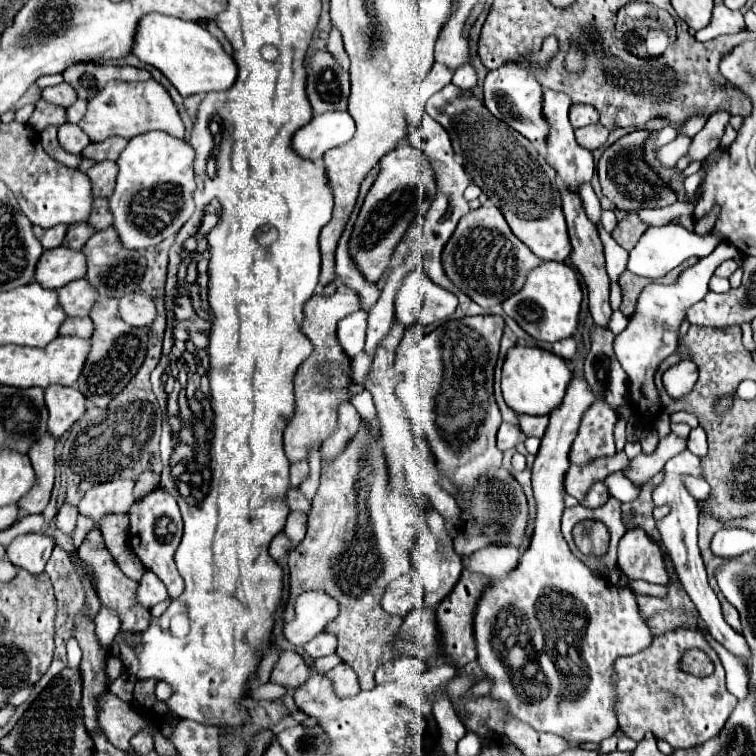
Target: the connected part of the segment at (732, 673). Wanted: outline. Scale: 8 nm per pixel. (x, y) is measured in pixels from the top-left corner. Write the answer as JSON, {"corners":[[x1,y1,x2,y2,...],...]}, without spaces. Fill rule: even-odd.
{"corners":[[701,629,701,631,704,633,704,637,706,637,711,647,716,649,716,653,720,655,720,659,722,659,722,665,724,665,726,673,726,687,728,691,734,693,734,695,738,697,738,700,742,699,744,695,748,694,748,667,743,663,742,659,736,659,736,655,732,655,728,649,724,649,706,629],[732,681,734,681,734,685,732,685]]}

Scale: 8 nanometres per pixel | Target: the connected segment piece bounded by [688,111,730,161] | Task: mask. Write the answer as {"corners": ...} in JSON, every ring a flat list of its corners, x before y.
{"corners":[[716,111,716,115,712,115,708,119,704,129,700,133,696,133,692,139,692,145,688,151,692,161,704,161,712,151,716,151,720,147,720,139,724,135,728,121,730,121,728,111]]}

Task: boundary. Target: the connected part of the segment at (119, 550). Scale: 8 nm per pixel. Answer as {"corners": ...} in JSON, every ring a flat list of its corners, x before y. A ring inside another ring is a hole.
{"corners":[[108,513,100,519,98,529,106,541,108,551,116,559,122,573,134,581,142,579,142,573,146,571,144,565,136,559,136,553,132,551,128,543,128,515,126,513]]}

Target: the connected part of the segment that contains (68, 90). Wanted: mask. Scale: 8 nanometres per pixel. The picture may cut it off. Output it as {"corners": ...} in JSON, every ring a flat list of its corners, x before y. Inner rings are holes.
{"corners":[[60,83,54,87,46,87,42,91,42,99,46,99,48,103,54,103,54,105,70,107,78,99,78,95,76,95,76,91,72,91,72,87,68,87,68,83]]}

